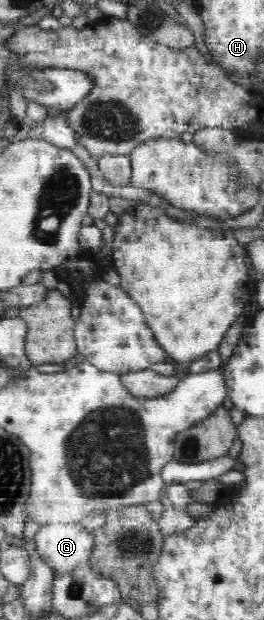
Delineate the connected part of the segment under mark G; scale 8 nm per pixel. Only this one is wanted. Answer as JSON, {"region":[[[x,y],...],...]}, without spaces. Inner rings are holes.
{"region":[[[79,523],[42,524],[33,540],[41,560],[57,576],[89,565],[93,533]]]}

